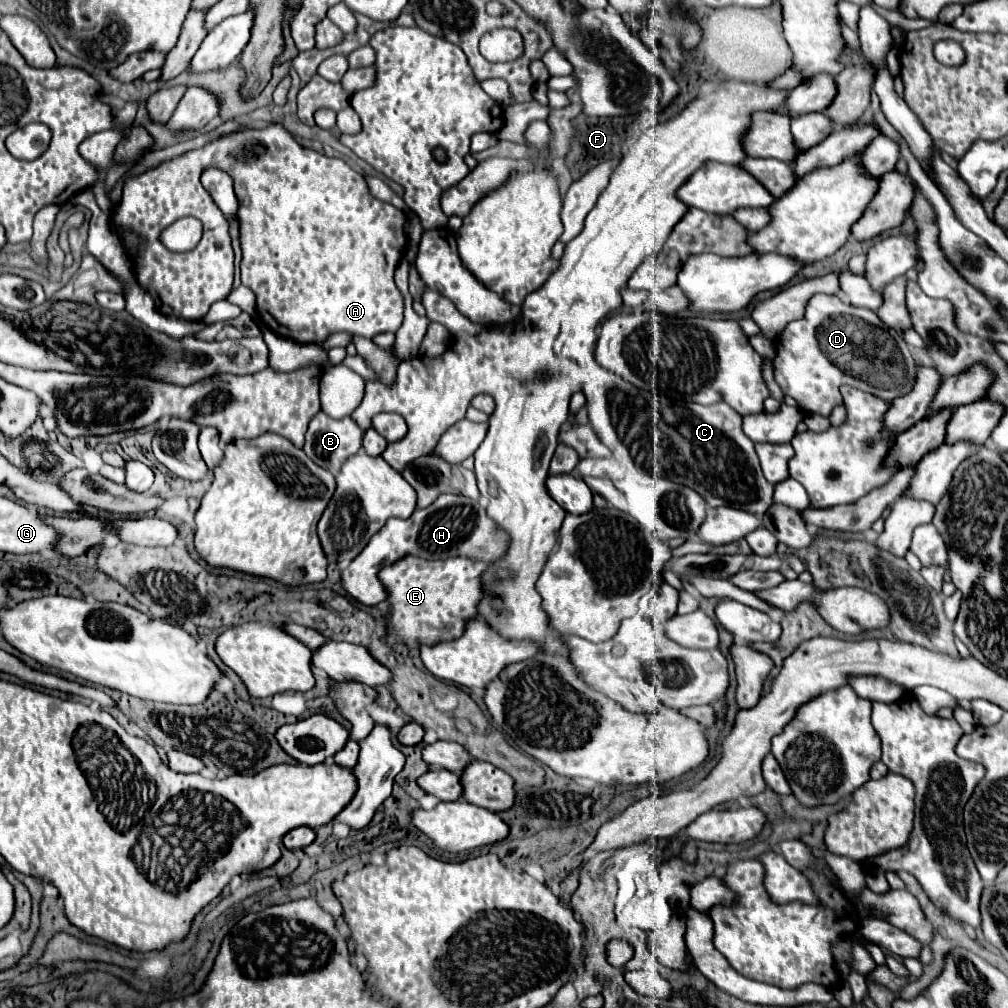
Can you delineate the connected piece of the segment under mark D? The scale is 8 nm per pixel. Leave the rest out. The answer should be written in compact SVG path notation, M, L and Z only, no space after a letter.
M815 294L805 316L787 324L775 348L775 380L783 394L795 398L801 410L821 416L829 416L835 406L843 404L839 392L843 384L891 402L909 394L917 376L909 346L897 330L883 324L875 312L855 308L829 294Z

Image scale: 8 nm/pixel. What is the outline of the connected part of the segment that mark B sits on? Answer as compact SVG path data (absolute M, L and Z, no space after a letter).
M317 412L309 422L303 450L313 462L337 474L341 464L359 452L361 438L363 430L351 416L335 420L325 412Z

